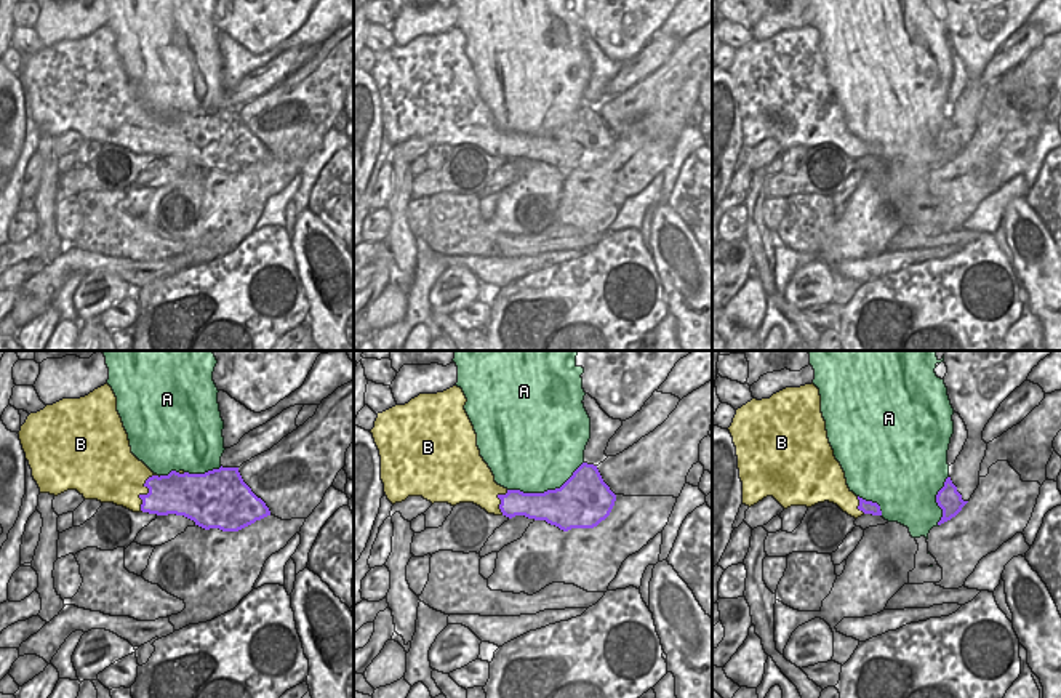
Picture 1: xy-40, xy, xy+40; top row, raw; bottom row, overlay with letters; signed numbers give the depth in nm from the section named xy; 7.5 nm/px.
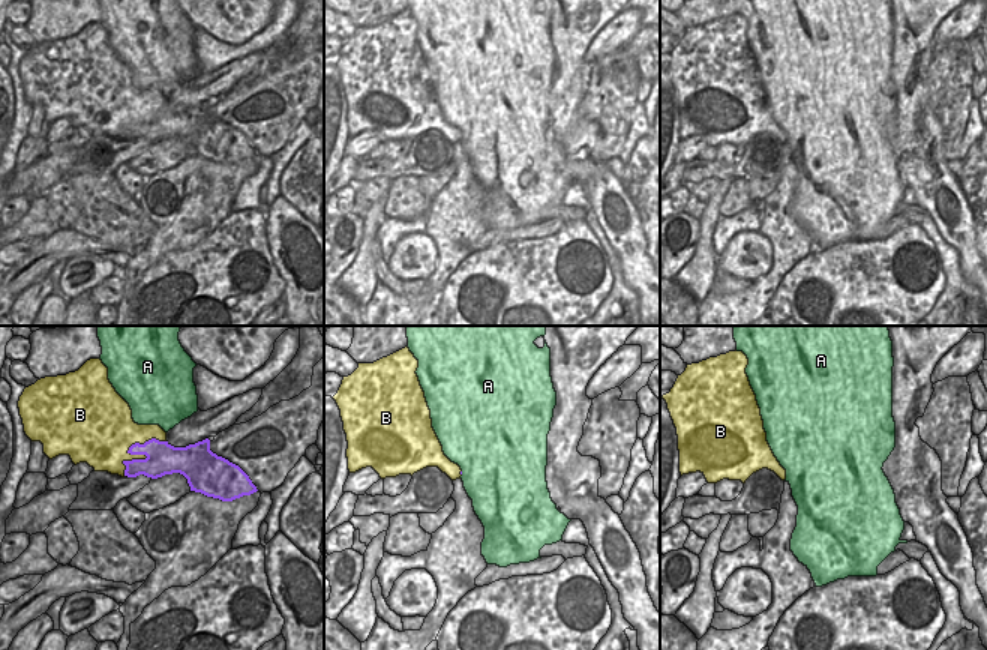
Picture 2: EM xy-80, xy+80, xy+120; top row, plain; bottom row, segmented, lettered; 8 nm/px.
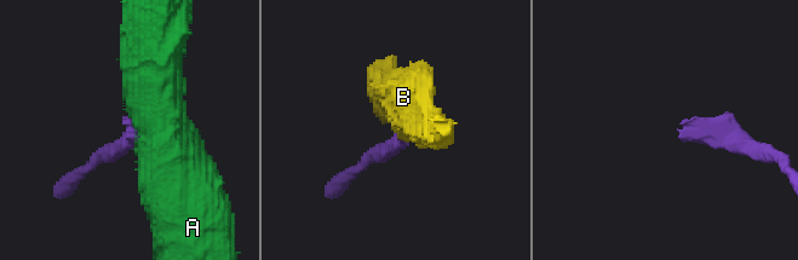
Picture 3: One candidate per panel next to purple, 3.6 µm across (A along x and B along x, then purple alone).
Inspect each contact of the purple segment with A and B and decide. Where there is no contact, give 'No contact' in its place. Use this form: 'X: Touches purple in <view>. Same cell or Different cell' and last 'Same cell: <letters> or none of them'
A: Touches purple in xy. Different cell
B: Touches purple in xy-40. Different cell
Same cell: none of them

